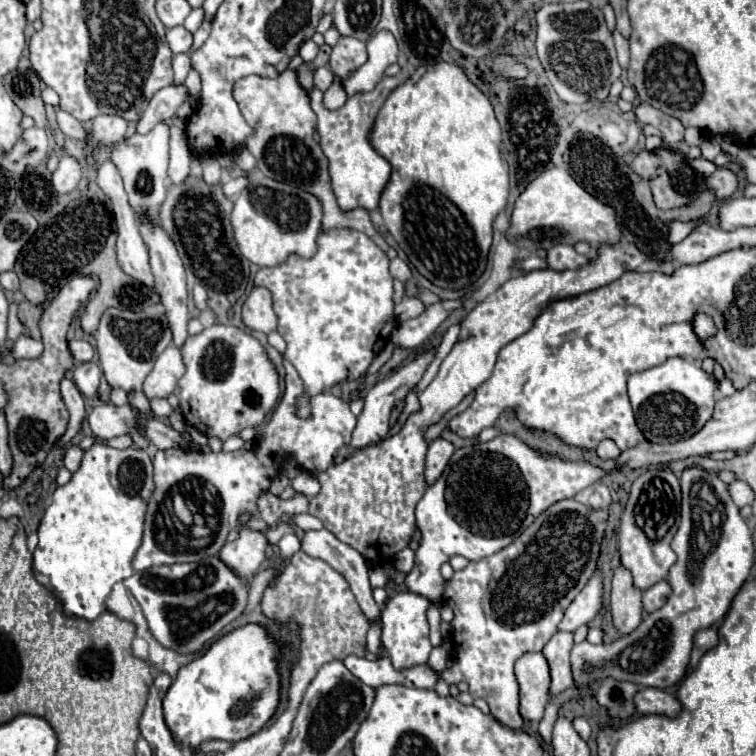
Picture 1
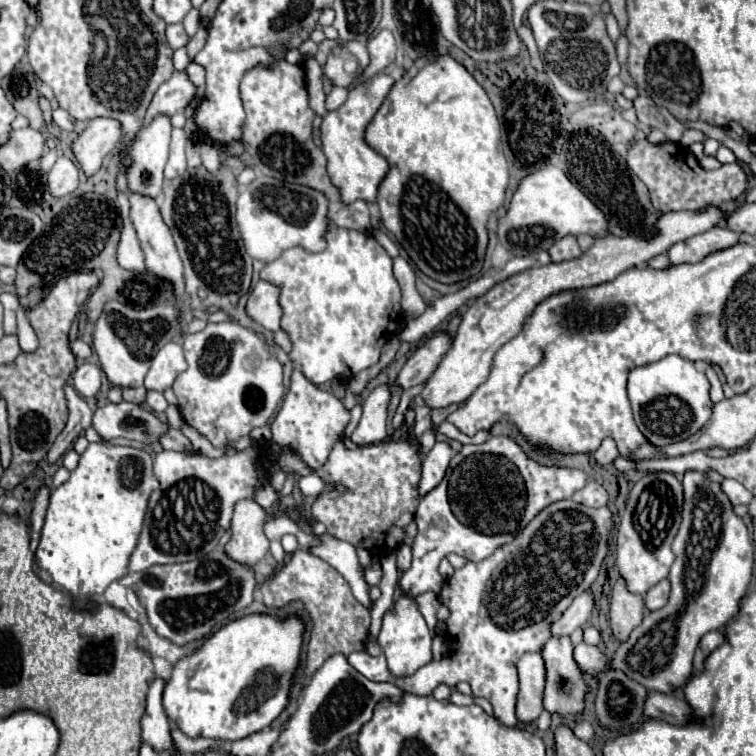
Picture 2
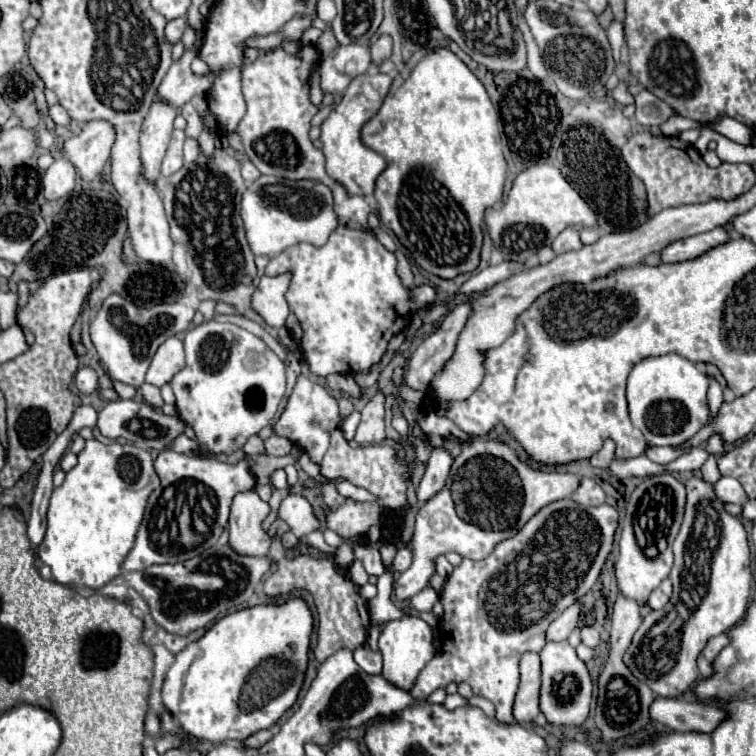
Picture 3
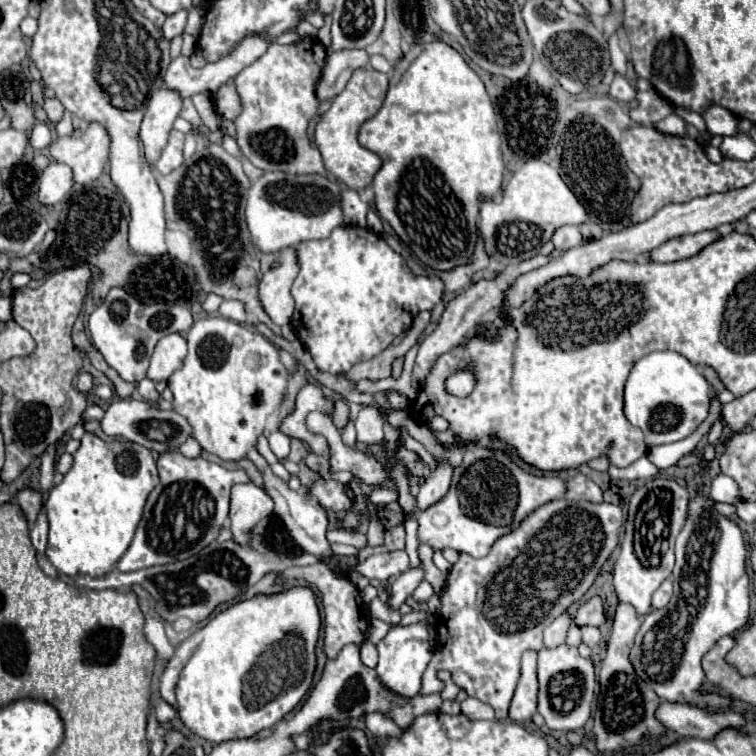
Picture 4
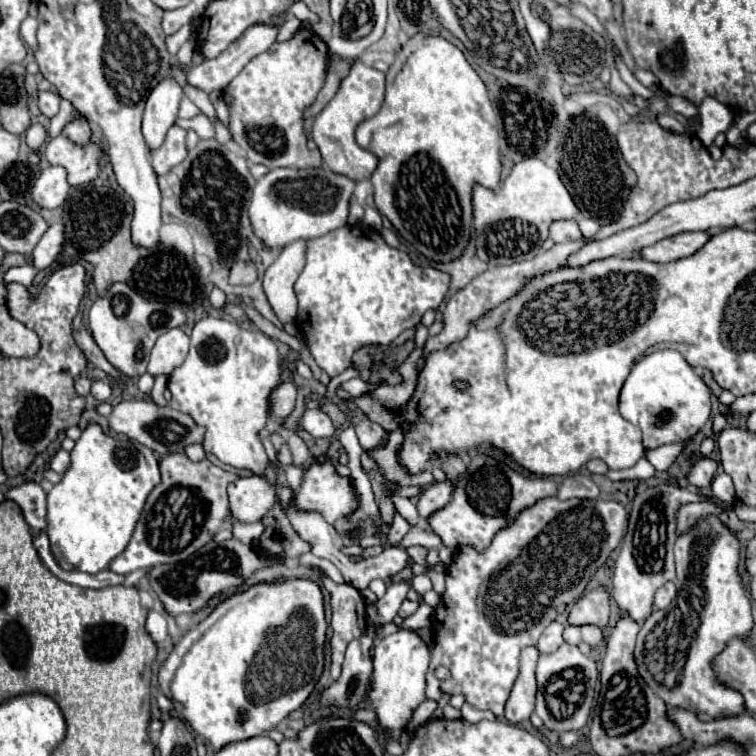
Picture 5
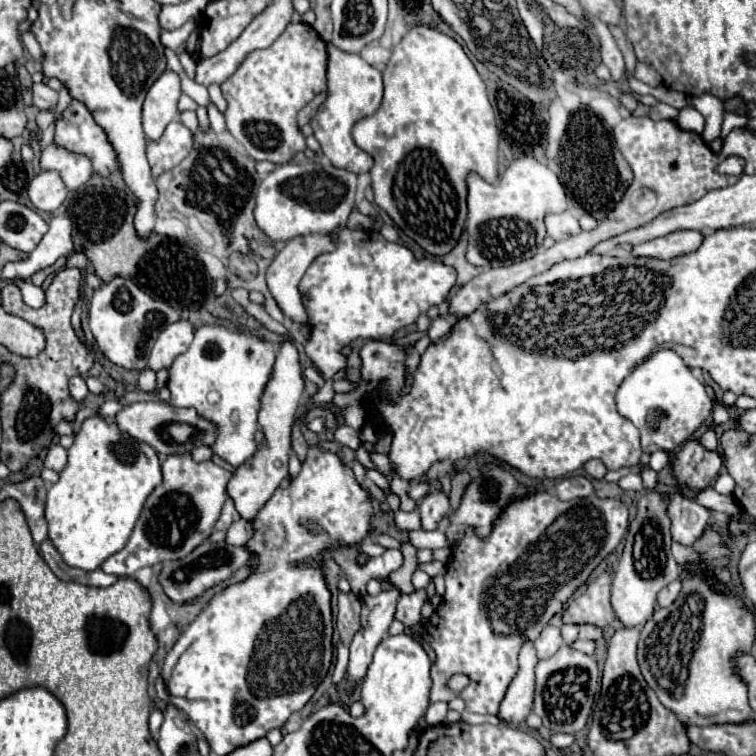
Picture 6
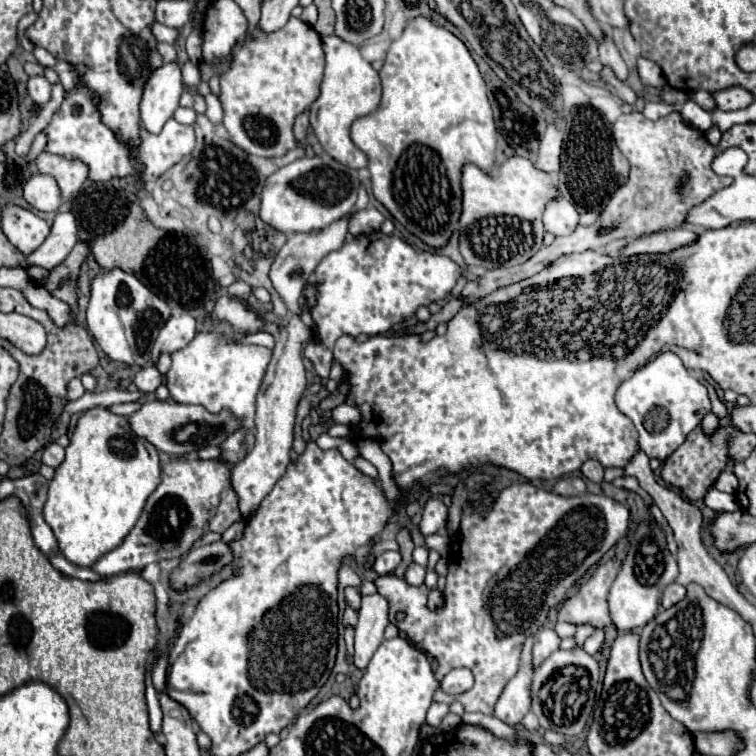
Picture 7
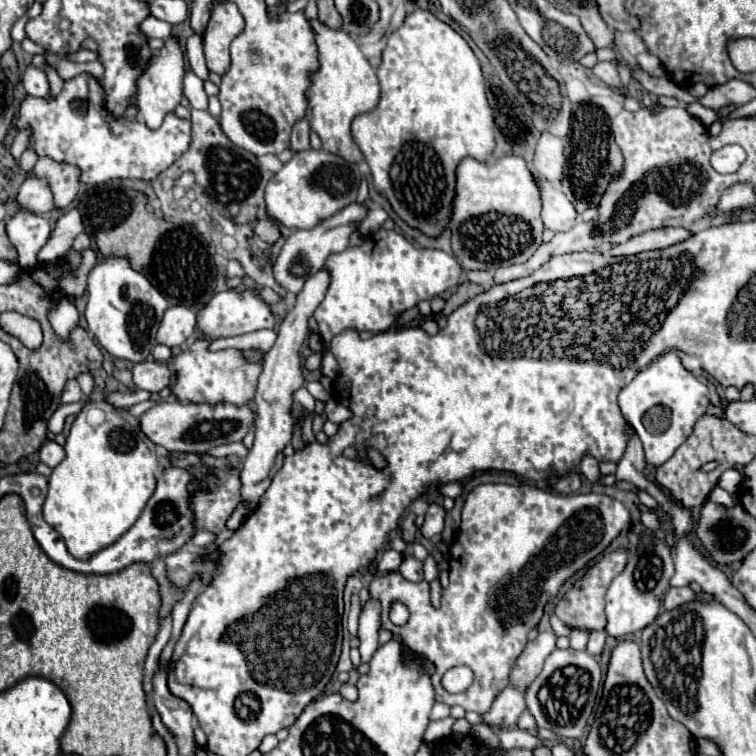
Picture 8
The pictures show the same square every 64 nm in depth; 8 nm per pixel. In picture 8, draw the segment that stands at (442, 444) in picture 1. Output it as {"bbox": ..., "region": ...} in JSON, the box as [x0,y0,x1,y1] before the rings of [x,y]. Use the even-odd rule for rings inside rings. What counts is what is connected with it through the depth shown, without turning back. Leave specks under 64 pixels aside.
{"bbox":[422,504,446,538],"region":[[[430,504],[428,512],[426,512],[426,520],[422,524],[422,536],[424,538],[438,538],[440,532],[444,530],[444,516],[446,516],[446,510],[444,506],[438,506],[438,504]]]}

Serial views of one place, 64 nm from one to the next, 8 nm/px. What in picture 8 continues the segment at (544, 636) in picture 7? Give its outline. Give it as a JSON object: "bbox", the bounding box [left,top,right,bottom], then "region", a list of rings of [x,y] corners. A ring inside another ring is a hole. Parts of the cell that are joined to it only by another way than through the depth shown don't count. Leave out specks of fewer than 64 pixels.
{"bbox":[510,632,556,690],"region":[[[540,632],[534,642],[526,646],[526,650],[520,654],[510,682],[516,684],[516,688],[526,690],[528,684],[540,674],[540,668],[546,660],[546,656],[556,650],[556,634],[554,632]]]}

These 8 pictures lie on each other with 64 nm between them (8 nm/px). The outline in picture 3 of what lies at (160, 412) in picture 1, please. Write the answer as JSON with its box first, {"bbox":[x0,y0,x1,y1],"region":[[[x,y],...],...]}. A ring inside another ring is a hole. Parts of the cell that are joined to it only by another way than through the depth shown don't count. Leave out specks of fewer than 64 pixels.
{"bbox":[140,384,164,408],"region":[[[144,384],[144,386],[140,388],[140,392],[142,392],[144,400],[146,400],[152,408],[162,408],[162,406],[164,406],[164,400],[162,400],[162,396],[160,396],[160,388],[152,388],[152,384]]]}

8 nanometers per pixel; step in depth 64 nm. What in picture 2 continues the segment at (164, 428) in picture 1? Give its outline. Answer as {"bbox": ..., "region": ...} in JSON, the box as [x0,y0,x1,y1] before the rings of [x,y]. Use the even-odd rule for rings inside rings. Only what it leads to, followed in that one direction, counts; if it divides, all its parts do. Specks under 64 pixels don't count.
{"bbox":[160,428,192,452],"region":[[[168,428],[162,436],[160,436],[160,446],[164,450],[178,450],[178,452],[192,452],[192,444],[190,440],[174,428]]]}

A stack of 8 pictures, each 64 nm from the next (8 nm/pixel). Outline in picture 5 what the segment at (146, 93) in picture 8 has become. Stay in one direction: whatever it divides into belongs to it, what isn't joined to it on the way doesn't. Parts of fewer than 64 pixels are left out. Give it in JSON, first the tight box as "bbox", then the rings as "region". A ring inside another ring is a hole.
{"bbox":[142,78,184,150],"region":[[[164,78],[148,96],[144,120],[142,120],[142,134],[146,140],[146,146],[150,150],[156,150],[162,146],[166,132],[170,126],[174,126],[178,118],[178,106],[184,98],[184,92],[176,80]]]}

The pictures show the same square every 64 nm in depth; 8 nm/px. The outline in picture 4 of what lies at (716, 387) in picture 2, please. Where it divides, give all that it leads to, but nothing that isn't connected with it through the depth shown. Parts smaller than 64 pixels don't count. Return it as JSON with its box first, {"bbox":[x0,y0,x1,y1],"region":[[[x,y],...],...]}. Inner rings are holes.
{"bbox":[646,390,722,470],"region":[[[712,390],[712,394],[710,394],[710,414],[704,420],[704,424],[692,436],[688,436],[684,442],[680,440],[680,442],[674,442],[674,444],[664,444],[664,446],[652,446],[652,448],[648,448],[646,458],[652,464],[656,464],[660,470],[666,470],[666,468],[674,466],[682,456],[690,454],[696,448],[696,444],[700,442],[700,438],[708,434],[708,430],[712,428],[712,424],[720,420],[720,408],[722,408],[722,404],[718,400],[718,394]]]}

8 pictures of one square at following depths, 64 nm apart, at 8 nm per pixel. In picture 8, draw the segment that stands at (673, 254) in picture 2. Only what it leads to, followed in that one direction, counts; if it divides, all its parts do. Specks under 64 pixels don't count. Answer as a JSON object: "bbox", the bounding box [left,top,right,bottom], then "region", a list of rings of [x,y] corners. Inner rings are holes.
{"bbox":[612,228,692,256],"region":[[[660,228],[656,232],[644,232],[624,244],[618,244],[612,250],[612,254],[614,256],[632,256],[632,254],[640,254],[646,250],[662,250],[662,248],[674,246],[678,242],[684,242],[690,236],[692,236],[690,230],[686,230],[686,228]]]}

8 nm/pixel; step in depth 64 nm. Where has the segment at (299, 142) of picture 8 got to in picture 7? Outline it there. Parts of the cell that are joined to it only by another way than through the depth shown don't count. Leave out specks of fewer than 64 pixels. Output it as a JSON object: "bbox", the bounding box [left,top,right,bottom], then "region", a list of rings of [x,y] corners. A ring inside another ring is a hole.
{"bbox":[294,110,308,140],"region":[[[304,110],[304,112],[296,118],[294,136],[296,136],[298,140],[304,140],[304,138],[306,138],[306,130],[308,130],[308,110]]]}

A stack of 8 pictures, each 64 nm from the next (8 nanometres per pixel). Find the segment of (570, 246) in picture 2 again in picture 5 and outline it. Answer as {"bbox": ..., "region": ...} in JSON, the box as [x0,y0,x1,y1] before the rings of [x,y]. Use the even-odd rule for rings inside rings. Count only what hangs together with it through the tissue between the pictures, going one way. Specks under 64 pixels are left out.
{"bbox":[550,220,582,244],"region":[[[560,220],[556,224],[552,224],[550,228],[550,238],[560,244],[560,242],[570,242],[570,240],[578,240],[582,238],[580,234],[580,228],[574,220]]]}

